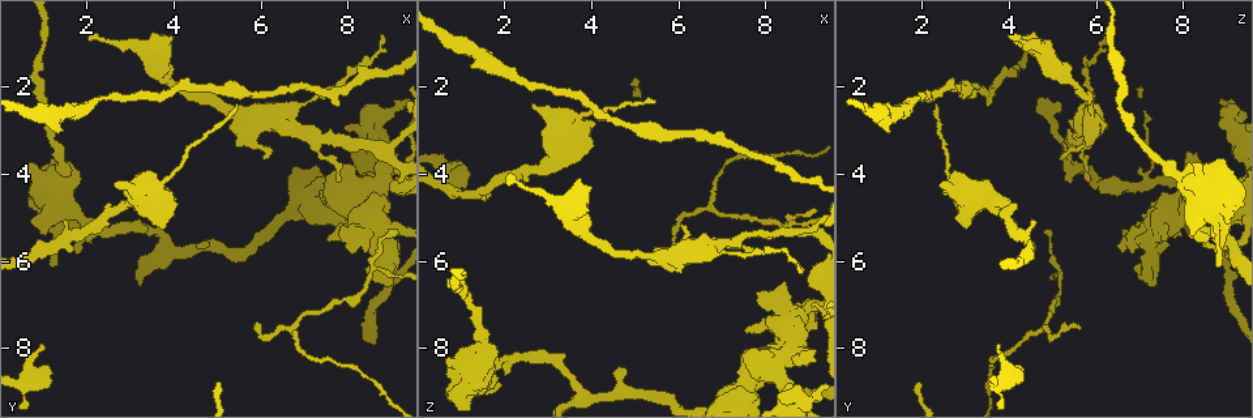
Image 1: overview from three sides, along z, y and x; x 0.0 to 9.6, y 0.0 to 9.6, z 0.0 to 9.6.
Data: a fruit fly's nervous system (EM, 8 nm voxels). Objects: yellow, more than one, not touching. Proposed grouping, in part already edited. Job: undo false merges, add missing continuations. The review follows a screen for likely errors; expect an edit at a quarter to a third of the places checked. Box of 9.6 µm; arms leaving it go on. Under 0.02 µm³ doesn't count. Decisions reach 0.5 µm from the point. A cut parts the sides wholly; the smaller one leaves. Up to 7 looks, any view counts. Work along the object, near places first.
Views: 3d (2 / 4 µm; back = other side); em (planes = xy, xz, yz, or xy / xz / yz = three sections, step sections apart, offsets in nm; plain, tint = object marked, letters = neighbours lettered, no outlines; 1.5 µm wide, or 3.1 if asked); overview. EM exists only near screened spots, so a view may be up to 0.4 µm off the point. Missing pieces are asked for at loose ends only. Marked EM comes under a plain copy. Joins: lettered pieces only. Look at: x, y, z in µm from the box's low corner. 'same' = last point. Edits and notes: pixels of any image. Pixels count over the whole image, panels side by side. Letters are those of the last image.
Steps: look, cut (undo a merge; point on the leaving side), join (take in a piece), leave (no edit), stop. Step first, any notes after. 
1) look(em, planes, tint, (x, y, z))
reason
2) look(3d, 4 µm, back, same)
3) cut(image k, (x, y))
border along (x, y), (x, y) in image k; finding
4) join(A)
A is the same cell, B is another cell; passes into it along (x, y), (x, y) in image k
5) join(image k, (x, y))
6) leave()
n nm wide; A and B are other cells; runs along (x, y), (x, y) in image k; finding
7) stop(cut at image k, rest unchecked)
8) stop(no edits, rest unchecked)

look(em, yz, step 4, letters, (0.95, 7.95, 3.75))
free end

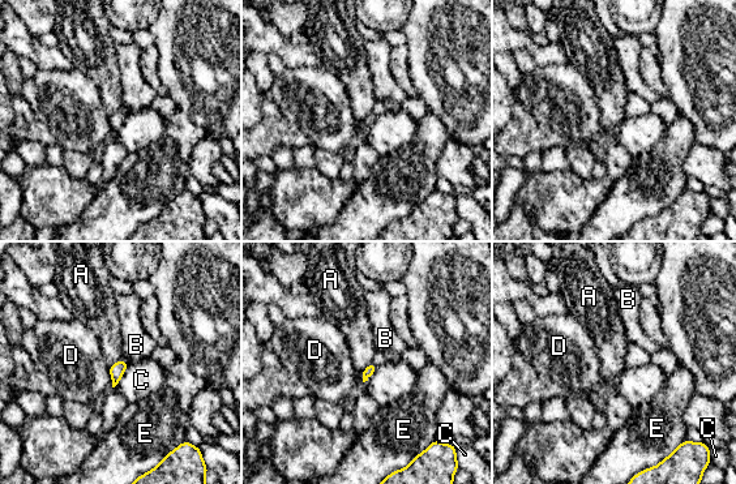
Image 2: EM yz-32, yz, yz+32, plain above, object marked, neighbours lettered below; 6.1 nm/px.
look(em, planes, letters, same)

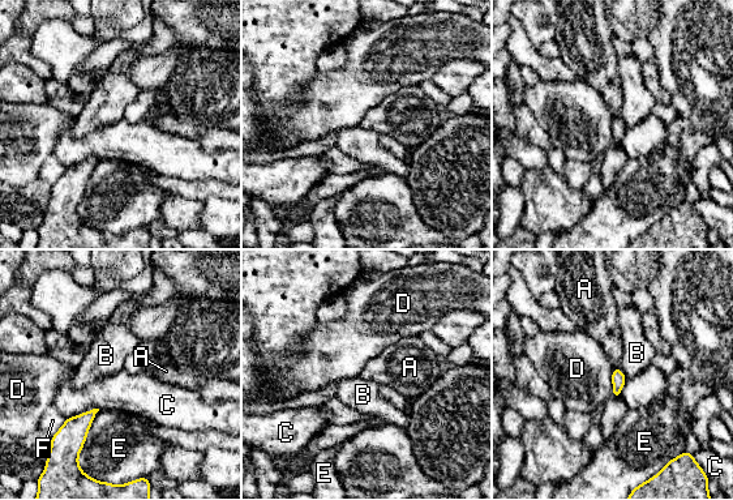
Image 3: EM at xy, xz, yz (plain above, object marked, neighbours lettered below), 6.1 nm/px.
leave()
E touches over 320 nm; A, B, C, D, E and F are other cells; border along (618, 367), (626, 379) in image 3; no lettered piece goes on from it

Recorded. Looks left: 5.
look(em, yz, step 8, tint, (4.75, 5.60, 8.45))
free end

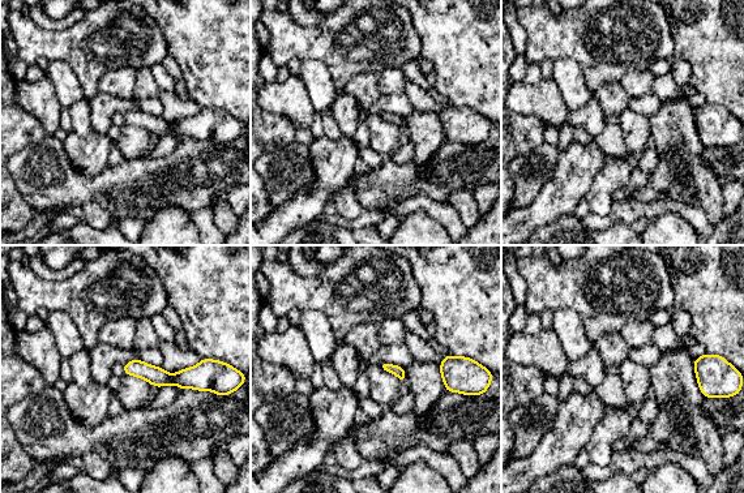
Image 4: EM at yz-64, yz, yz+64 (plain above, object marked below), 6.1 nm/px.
look(em, yz, step 8, letters, same)
what lies round it

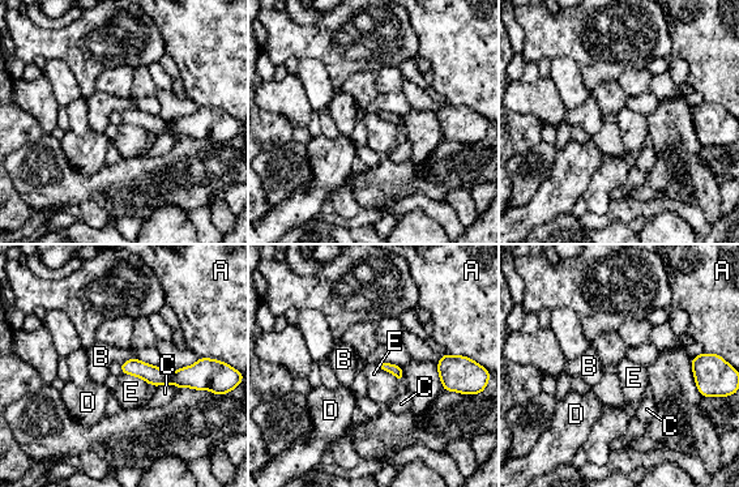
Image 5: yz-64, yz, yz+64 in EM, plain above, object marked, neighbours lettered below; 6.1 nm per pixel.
leave()
E touches over 190 nm; A, B, C, D and E are other cells; no lettered piece goes on from it

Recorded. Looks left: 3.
look(em, planes, letters, (8.95, 6.55, 7.40))
thick end

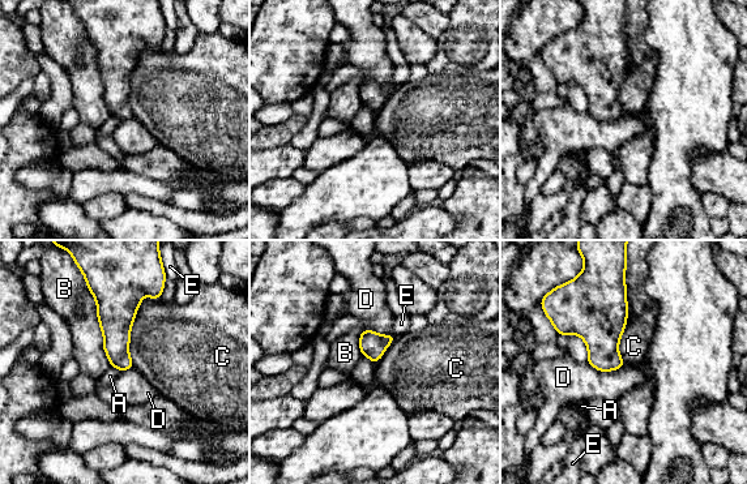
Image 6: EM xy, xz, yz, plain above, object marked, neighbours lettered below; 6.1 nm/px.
leave()
C touches over 550 nm; A, B, C, D and E are other cells; border along (626, 275), (623, 364) in image 6; none of them fits

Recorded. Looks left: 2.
stop(no edits, rest unchecked)

